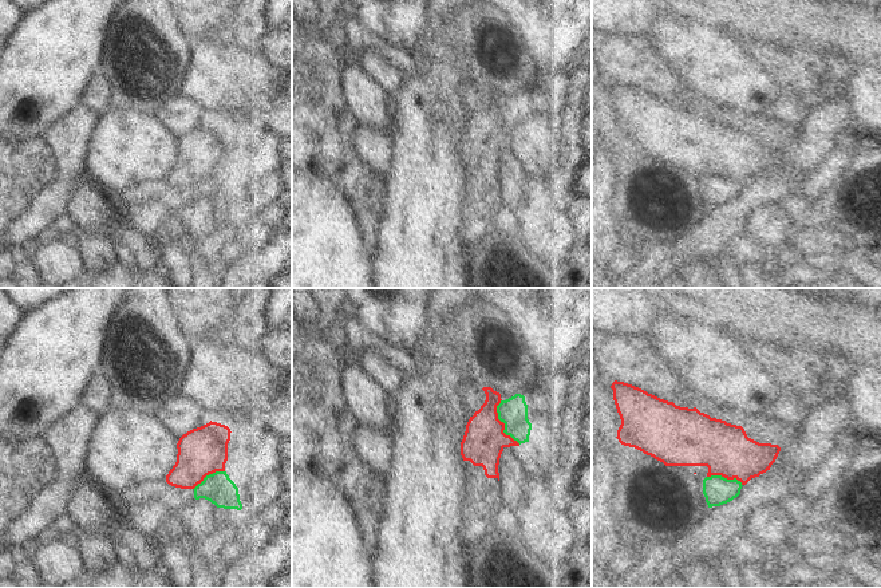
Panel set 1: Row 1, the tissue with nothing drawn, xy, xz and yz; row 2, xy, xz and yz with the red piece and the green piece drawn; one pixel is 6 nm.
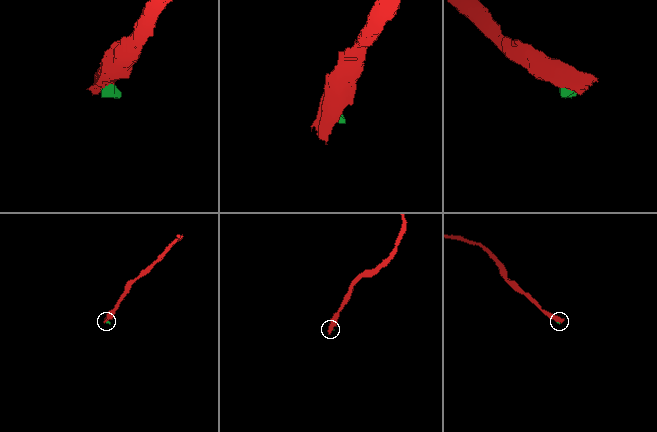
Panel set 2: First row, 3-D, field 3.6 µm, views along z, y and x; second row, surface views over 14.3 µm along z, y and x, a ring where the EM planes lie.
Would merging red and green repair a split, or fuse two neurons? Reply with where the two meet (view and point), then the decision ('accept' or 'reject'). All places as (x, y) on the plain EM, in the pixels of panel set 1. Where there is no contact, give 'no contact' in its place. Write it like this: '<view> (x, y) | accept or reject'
xz (504, 123) | reject

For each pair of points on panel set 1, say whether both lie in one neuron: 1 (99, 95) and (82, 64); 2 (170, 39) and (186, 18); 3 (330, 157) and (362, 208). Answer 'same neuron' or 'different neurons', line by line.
1: different neurons
2: different neurons
3: same neuron

